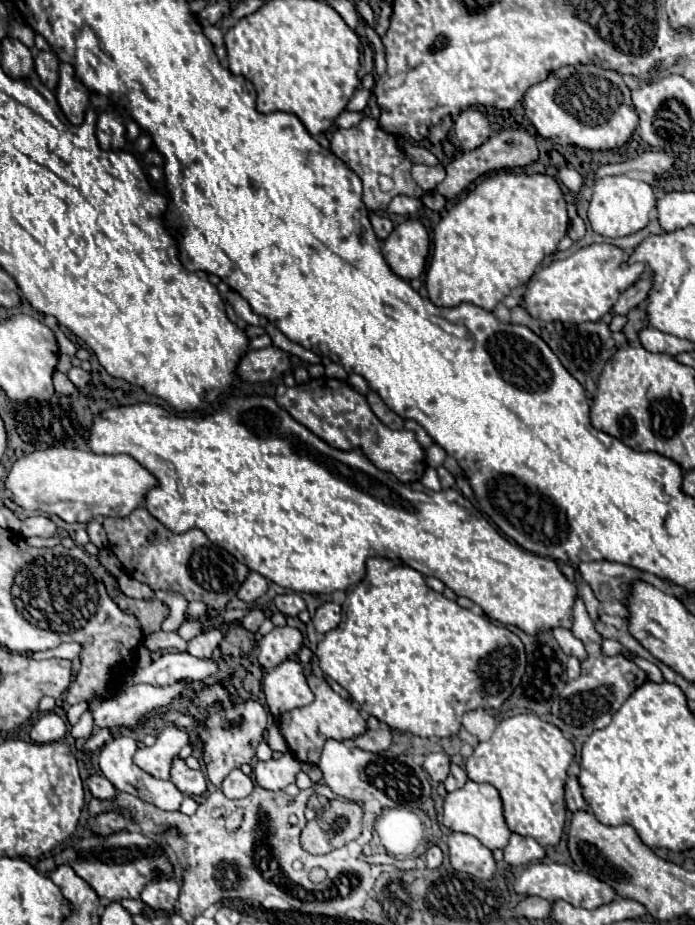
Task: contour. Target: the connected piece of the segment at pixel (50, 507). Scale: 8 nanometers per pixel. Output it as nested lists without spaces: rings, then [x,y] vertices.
[[[68,447],[28,453],[16,459],[10,471],[4,487],[18,507],[58,515],[66,523],[88,523],[98,515],[108,517],[108,513],[126,517],[144,501],[146,491],[158,485],[156,477],[128,455],[96,455]]]

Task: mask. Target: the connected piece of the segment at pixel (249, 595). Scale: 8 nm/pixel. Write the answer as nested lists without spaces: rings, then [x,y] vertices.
[[[250,571],[246,581],[242,583],[242,587],[238,589],[238,599],[246,601],[246,603],[252,603],[258,597],[262,597],[266,593],[266,589],[268,589],[268,581],[260,573]]]

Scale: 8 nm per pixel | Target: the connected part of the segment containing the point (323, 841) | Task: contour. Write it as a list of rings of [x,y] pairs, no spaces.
[[[334,799],[328,809],[302,829],[302,847],[312,853],[328,853],[336,847],[358,839],[362,833],[362,807],[354,801]]]

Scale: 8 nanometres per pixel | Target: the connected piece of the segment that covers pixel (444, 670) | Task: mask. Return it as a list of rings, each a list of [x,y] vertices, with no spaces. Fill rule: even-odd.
[[[370,557],[366,561],[366,577],[348,593],[344,619],[318,643],[316,657],[320,669],[338,681],[366,713],[392,729],[428,739],[458,733],[464,711],[478,707],[498,709],[518,687],[526,667],[524,645],[512,631],[494,625],[484,615],[462,609],[430,589],[422,573],[386,557]]]

